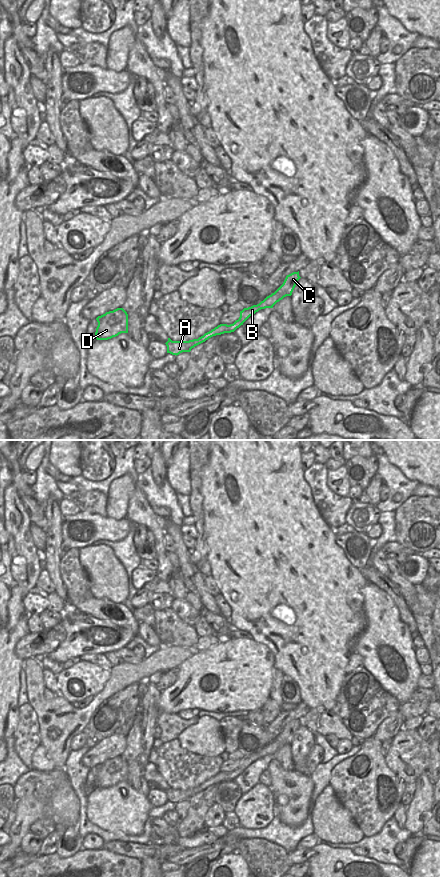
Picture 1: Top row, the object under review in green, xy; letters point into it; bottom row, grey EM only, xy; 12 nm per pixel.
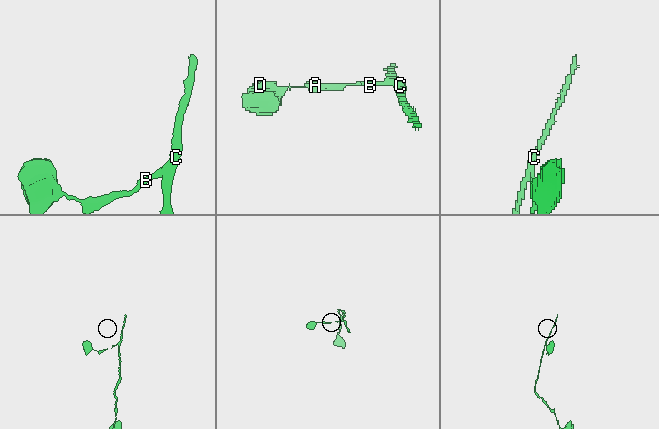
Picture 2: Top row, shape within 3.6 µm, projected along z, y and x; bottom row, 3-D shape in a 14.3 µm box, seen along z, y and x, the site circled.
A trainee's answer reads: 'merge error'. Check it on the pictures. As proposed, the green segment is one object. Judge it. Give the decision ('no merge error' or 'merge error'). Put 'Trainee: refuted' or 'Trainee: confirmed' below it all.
no merge error
Trainee: refuted

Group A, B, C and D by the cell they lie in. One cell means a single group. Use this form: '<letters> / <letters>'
A B C D

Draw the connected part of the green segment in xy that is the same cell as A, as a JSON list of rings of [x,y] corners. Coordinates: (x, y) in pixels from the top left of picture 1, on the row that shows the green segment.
[[[299,271],[287,275],[283,284],[274,293],[267,296],[259,304],[244,308],[242,311],[240,311],[239,319],[236,320],[233,324],[220,324],[211,331],[205,333],[203,336],[199,337],[198,339],[193,339],[189,341],[172,341],[170,338],[168,338],[168,341],[165,343],[167,346],[167,353],[177,356],[182,352],[190,352],[192,348],[205,342],[213,336],[234,332],[237,328],[243,325],[243,323],[250,316],[252,316],[259,310],[265,308],[273,308],[273,306],[277,302],[282,300],[284,297],[291,296],[300,278],[301,277],[299,276]]]

